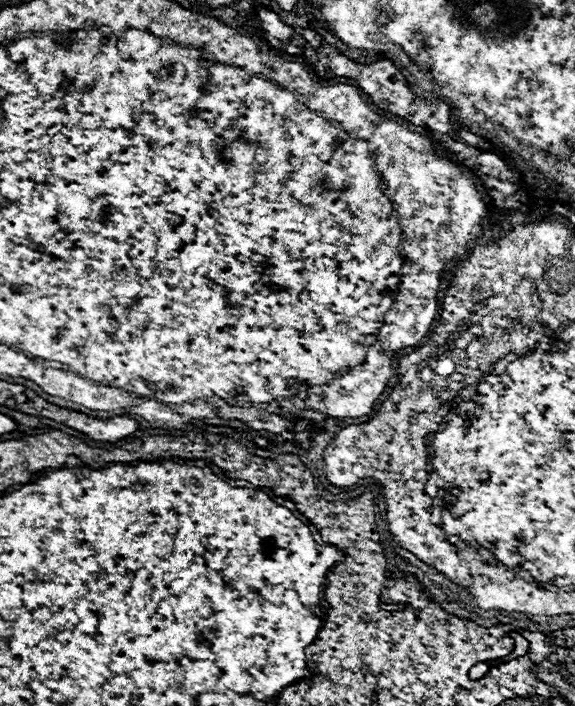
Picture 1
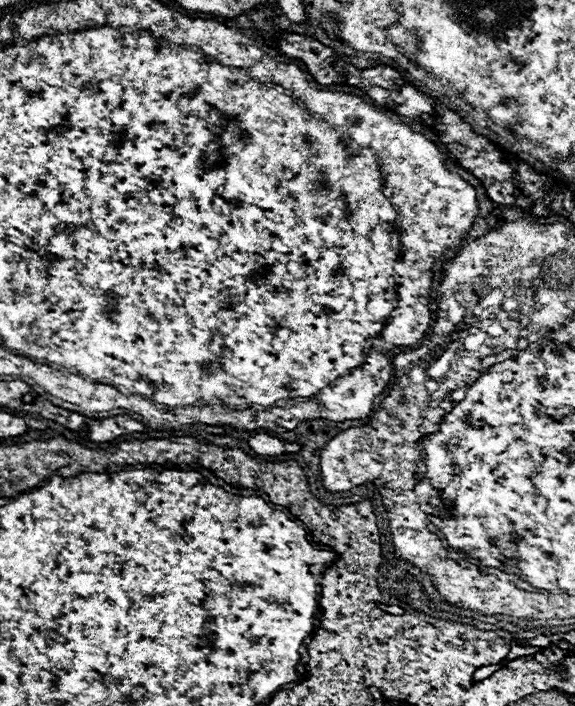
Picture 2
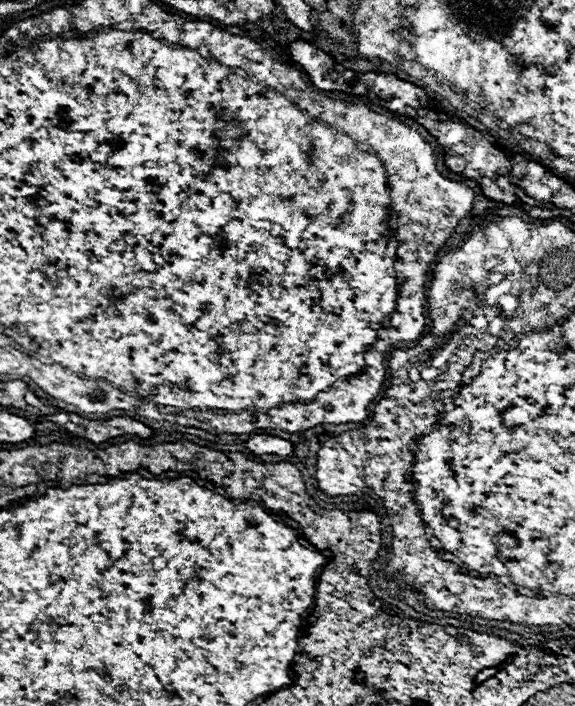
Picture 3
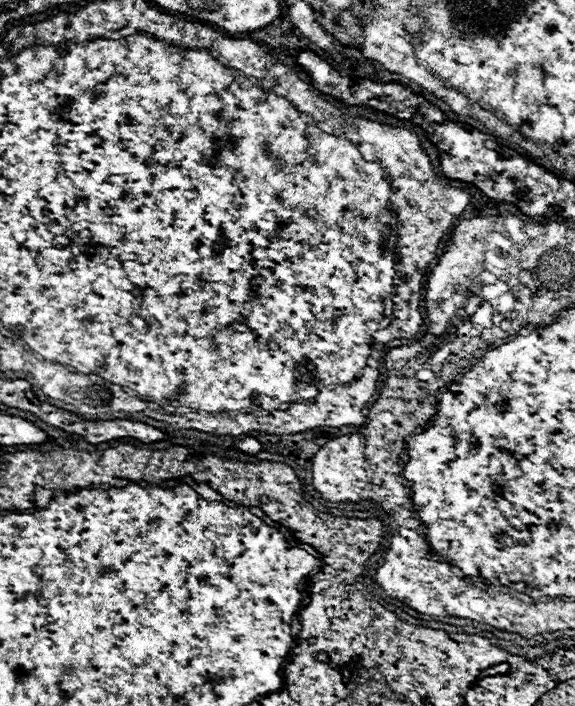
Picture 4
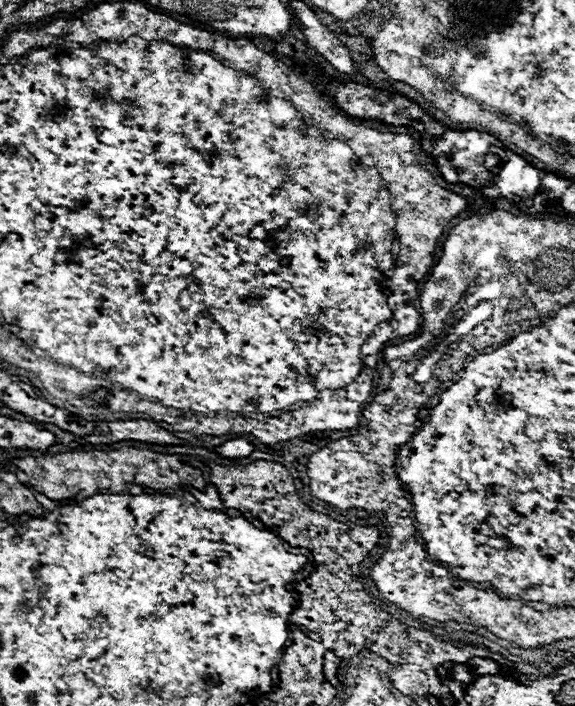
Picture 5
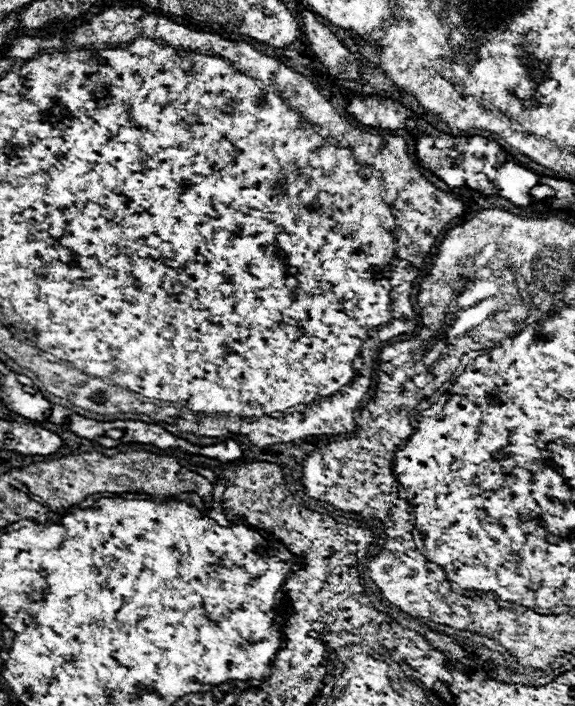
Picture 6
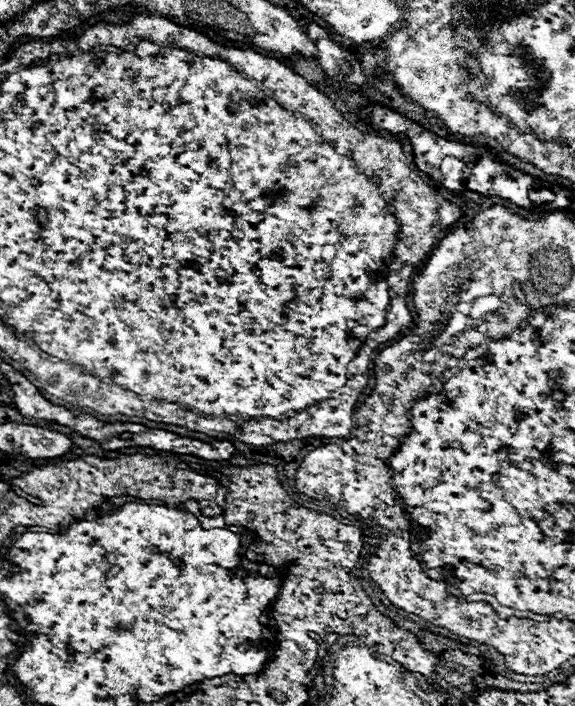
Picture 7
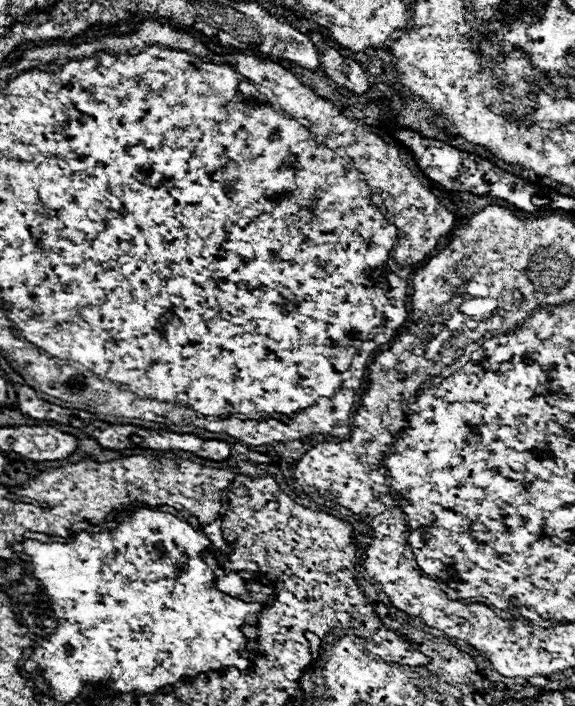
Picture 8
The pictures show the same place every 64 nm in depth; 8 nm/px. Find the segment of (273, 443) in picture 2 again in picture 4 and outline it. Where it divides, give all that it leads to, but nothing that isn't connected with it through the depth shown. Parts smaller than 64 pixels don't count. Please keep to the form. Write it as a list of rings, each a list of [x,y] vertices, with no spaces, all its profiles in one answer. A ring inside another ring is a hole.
[[[246,438],[246,440],[242,440],[242,442],[238,442],[238,444],[234,444],[236,448],[240,448],[242,452],[246,452],[246,454],[258,454],[258,452],[262,452],[262,442],[258,440],[258,438]]]

